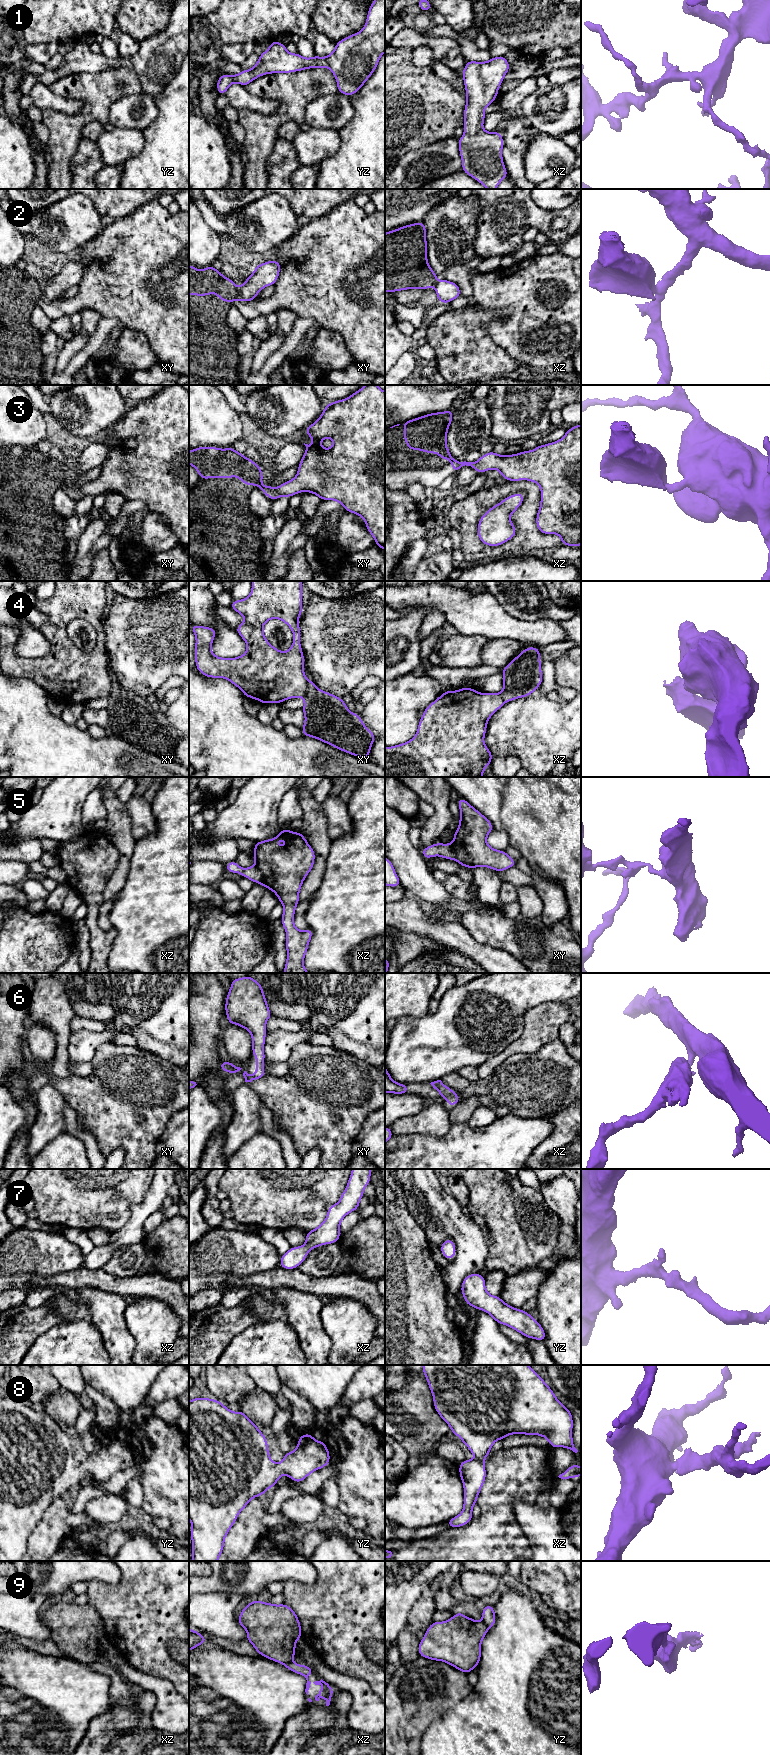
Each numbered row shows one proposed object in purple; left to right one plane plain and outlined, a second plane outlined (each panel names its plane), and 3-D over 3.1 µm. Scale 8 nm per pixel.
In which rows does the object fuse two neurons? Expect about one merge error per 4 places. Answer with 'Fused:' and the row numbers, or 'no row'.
Fused: 2, 3, 4, 5, 9

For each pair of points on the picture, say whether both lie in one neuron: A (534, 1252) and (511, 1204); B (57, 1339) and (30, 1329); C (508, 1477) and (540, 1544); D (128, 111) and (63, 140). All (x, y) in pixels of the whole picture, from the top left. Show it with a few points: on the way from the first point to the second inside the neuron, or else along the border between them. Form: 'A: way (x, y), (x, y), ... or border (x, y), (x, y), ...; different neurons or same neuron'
A: way (522, 1240), (520, 1230), (512, 1216); same neuron
B: border (62, 1321), (42, 1333), (27, 1351); different neurons
C: border (535, 1502), (514, 1502), (514, 1514), (519, 1524); different neurons
D: border (119, 99), (109, 108), (108, 121); different neurons

